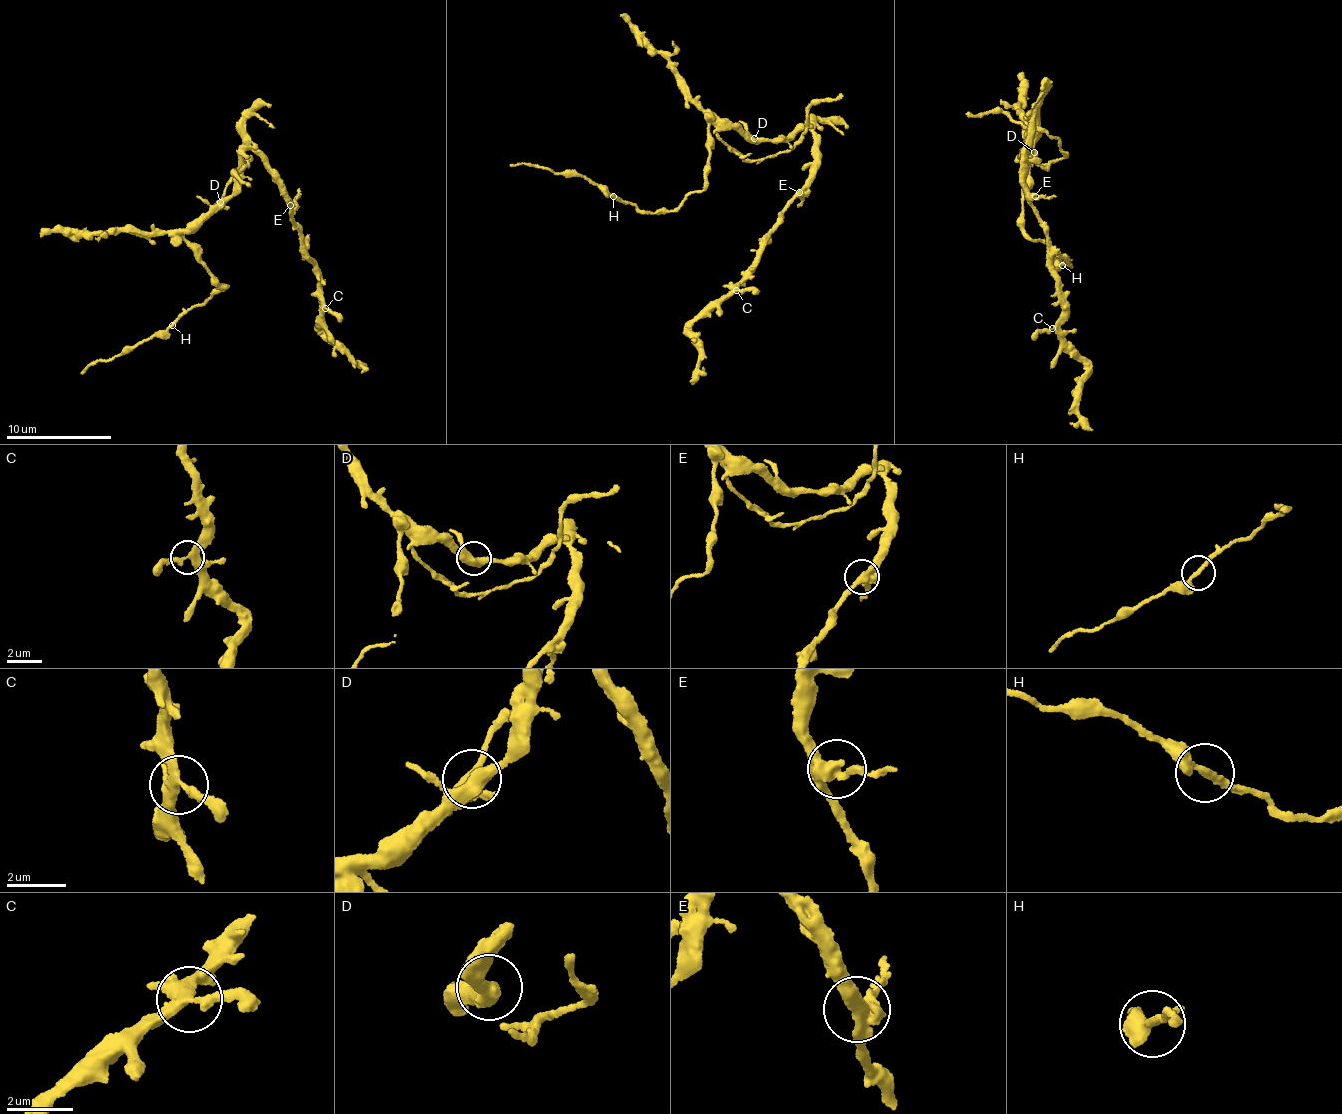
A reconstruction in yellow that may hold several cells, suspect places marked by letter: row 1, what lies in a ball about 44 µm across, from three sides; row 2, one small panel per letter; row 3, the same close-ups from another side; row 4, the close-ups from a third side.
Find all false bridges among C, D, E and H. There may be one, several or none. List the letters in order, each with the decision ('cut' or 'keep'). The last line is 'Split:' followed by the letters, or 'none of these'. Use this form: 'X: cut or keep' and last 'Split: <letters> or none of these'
C: keep
D: keep
E: keep
H: keep
Split: none of these

